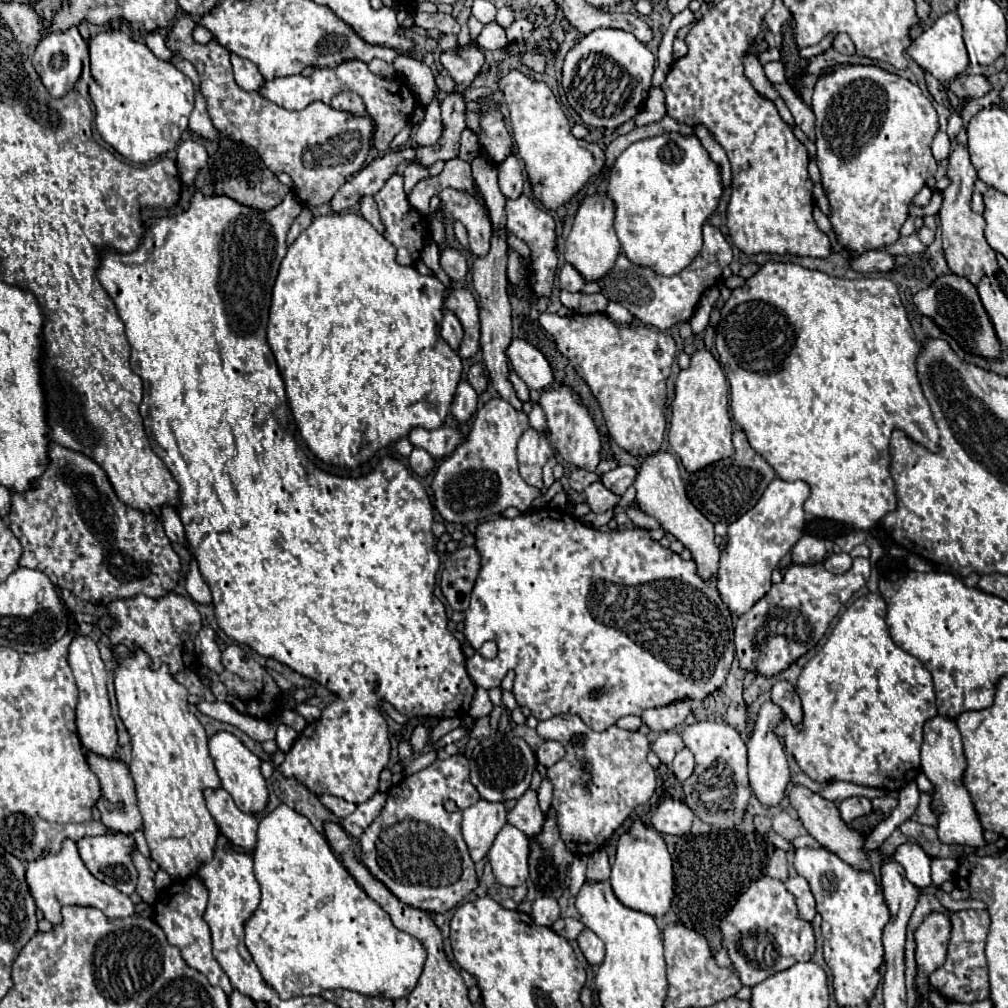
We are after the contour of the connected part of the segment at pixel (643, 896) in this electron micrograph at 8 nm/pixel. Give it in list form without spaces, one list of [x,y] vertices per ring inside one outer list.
[[[636,821],[628,833],[618,839],[616,863],[612,865],[610,885],[616,899],[634,911],[642,911],[650,917],[662,917],[672,907],[674,897],[674,871],[672,857],[666,849],[664,839],[652,827]]]

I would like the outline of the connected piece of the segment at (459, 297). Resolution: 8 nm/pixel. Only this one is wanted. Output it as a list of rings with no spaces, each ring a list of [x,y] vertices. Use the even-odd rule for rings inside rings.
[[[454,287],[450,297],[446,299],[446,309],[450,309],[464,327],[464,339],[460,343],[458,355],[462,359],[470,359],[476,355],[480,347],[480,319],[478,319],[478,305],[472,293],[464,287]]]

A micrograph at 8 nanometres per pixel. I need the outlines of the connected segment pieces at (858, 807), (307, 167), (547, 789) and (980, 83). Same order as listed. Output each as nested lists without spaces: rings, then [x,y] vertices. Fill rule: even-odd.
[[[850,797],[846,801],[840,803],[840,815],[846,823],[850,823],[852,819],[860,817],[860,815],[866,815],[872,811],[872,803],[868,797]]]
[[[190,15],[178,19],[166,39],[166,45],[196,67],[200,75],[200,91],[208,103],[208,115],[220,135],[256,149],[270,171],[288,173],[294,181],[294,195],[302,205],[318,207],[330,203],[338,187],[344,185],[352,173],[358,173],[364,167],[376,129],[372,117],[336,111],[322,101],[314,101],[302,111],[288,111],[264,99],[256,91],[242,91],[232,77],[230,51],[216,41],[208,45],[194,43],[194,25],[196,23]]]
[[[544,779],[540,789],[538,789],[538,803],[540,803],[542,813],[548,815],[548,811],[552,809],[552,785],[548,779]]]
[[[967,75],[955,78],[948,89],[958,98],[982,97],[991,90],[992,85],[987,78],[981,75]],[[986,81],[986,83],[984,83]]]

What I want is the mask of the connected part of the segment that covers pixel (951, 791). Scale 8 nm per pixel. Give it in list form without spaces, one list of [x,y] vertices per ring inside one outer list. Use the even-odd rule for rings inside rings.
[[[934,717],[924,725],[924,743],[922,743],[922,771],[934,783],[932,795],[932,809],[938,815],[938,839],[946,845],[960,845],[960,847],[984,847],[984,827],[978,823],[978,813],[974,811],[974,803],[970,803],[970,793],[962,787],[962,771],[966,771],[966,757],[962,755],[962,737],[952,719]]]

